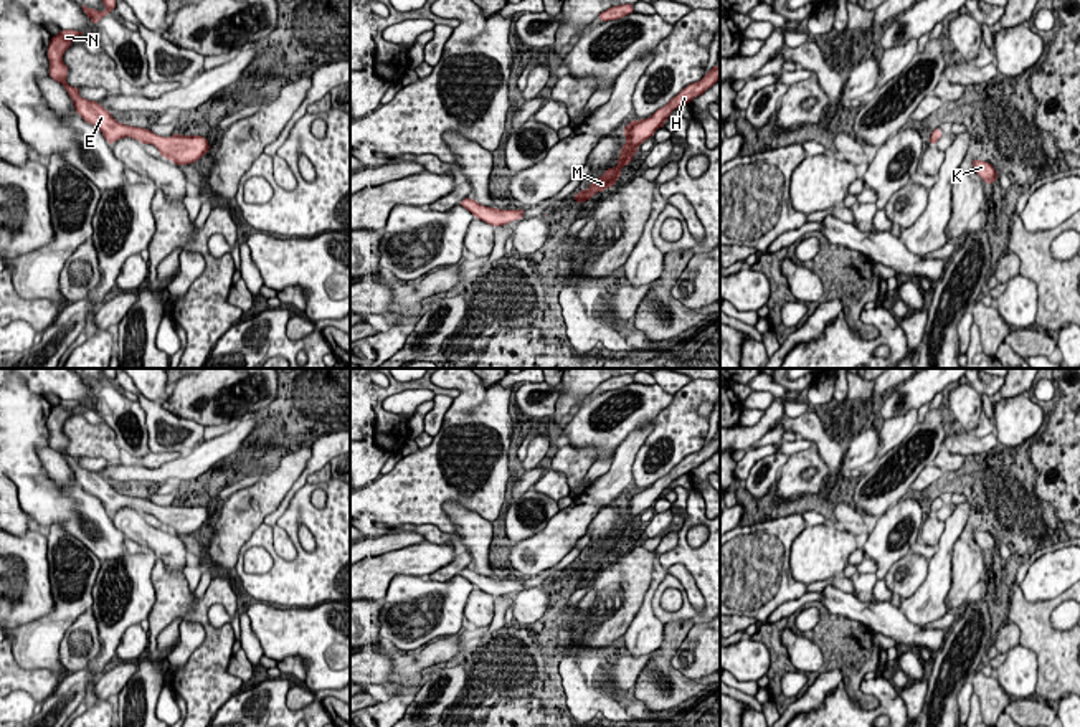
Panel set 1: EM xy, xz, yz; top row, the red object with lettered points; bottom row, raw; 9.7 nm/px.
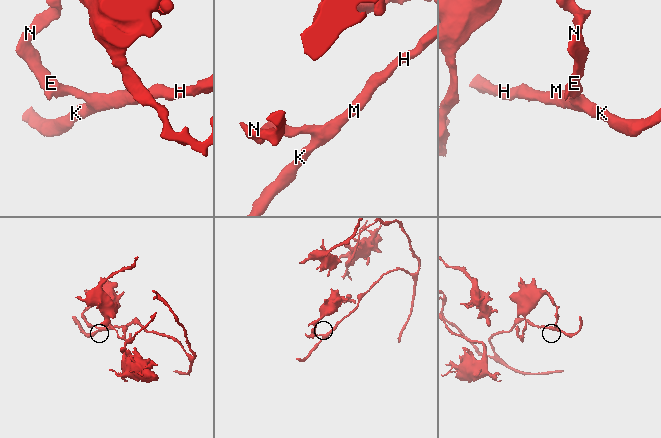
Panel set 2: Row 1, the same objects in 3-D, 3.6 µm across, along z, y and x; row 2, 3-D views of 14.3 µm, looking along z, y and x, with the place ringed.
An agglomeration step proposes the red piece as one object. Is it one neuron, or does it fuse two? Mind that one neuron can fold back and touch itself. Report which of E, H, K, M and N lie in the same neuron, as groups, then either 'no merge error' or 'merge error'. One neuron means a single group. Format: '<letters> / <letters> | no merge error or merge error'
E H K M N | no merge error

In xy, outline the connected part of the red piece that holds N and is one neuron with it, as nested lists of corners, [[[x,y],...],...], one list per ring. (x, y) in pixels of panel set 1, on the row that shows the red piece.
[[[61,30],[56,36],[51,38],[48,46],[50,78],[64,86],[69,97],[73,99],[76,112],[86,122],[97,127],[107,144],[124,137],[132,137],[142,144],[155,145],[162,157],[172,160],[177,165],[195,164],[210,150],[206,137],[180,134],[162,137],[149,129],[121,124],[99,102],[81,97],[79,88],[73,88],[64,81],[68,76],[68,66],[63,61],[64,51],[71,46],[71,41],[78,35],[83,35],[83,31]]]

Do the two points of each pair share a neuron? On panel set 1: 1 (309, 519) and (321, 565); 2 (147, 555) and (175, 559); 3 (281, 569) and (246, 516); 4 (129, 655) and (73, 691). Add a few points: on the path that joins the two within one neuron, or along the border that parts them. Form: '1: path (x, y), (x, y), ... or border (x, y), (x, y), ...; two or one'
1: path (321, 531), (322, 554); one
2: border (144, 546), (157, 557); two
3: border (263, 522), (241, 547), (235, 564); two
4: border (137, 623), (132, 623), (124, 631), (114, 655); two

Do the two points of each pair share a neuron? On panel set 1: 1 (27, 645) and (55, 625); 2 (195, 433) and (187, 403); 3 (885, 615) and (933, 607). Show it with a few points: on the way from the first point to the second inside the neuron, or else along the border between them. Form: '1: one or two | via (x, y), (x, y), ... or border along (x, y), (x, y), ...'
1: one | via (33, 645), (48, 631)
2: two | border along (161, 403), (175, 415), (190, 418), (203, 427)
3: two | border along (897, 607), (910, 622), (920, 627)

